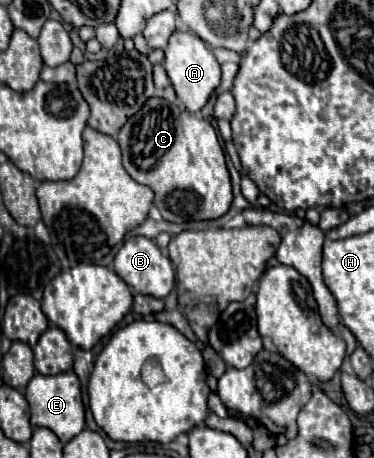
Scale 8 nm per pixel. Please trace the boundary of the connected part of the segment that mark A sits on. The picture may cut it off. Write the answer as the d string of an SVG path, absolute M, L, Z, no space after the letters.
M185 31L185 33L173 33L169 37L169 43L165 47L165 61L163 61L163 67L177 91L177 97L179 101L185 105L187 111L195 113L199 111L209 95L219 87L219 81L221 81L221 69L219 69L219 63L211 51L211 47L201 41L201 37L197 37L195 33L191 31Z

